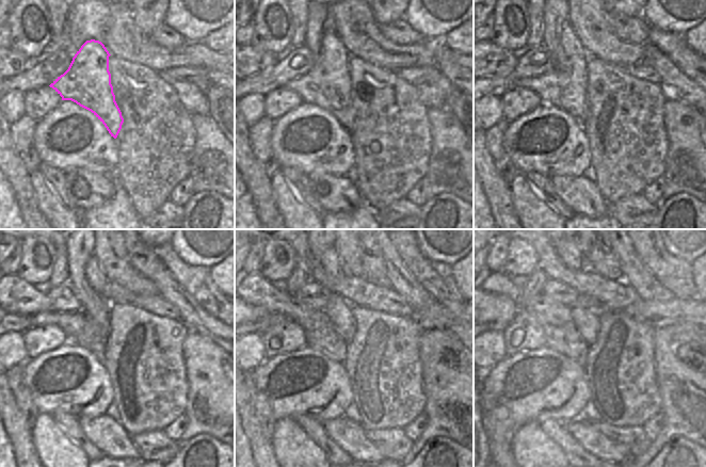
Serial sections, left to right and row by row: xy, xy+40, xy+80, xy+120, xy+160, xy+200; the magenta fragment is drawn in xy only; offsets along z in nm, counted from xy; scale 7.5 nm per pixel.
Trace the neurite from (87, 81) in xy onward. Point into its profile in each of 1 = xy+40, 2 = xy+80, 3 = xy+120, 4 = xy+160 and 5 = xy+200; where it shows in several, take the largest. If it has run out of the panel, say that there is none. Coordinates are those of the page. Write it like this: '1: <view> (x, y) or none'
1: xy+40 (326, 85)
2: xy+80 (564, 86)
3: xy+120 (78, 327)
4: xy+160 (330, 259)
5: xy+200 (567, 251)

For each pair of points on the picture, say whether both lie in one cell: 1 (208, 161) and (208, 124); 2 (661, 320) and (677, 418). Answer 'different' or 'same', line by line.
1: same
2: different

